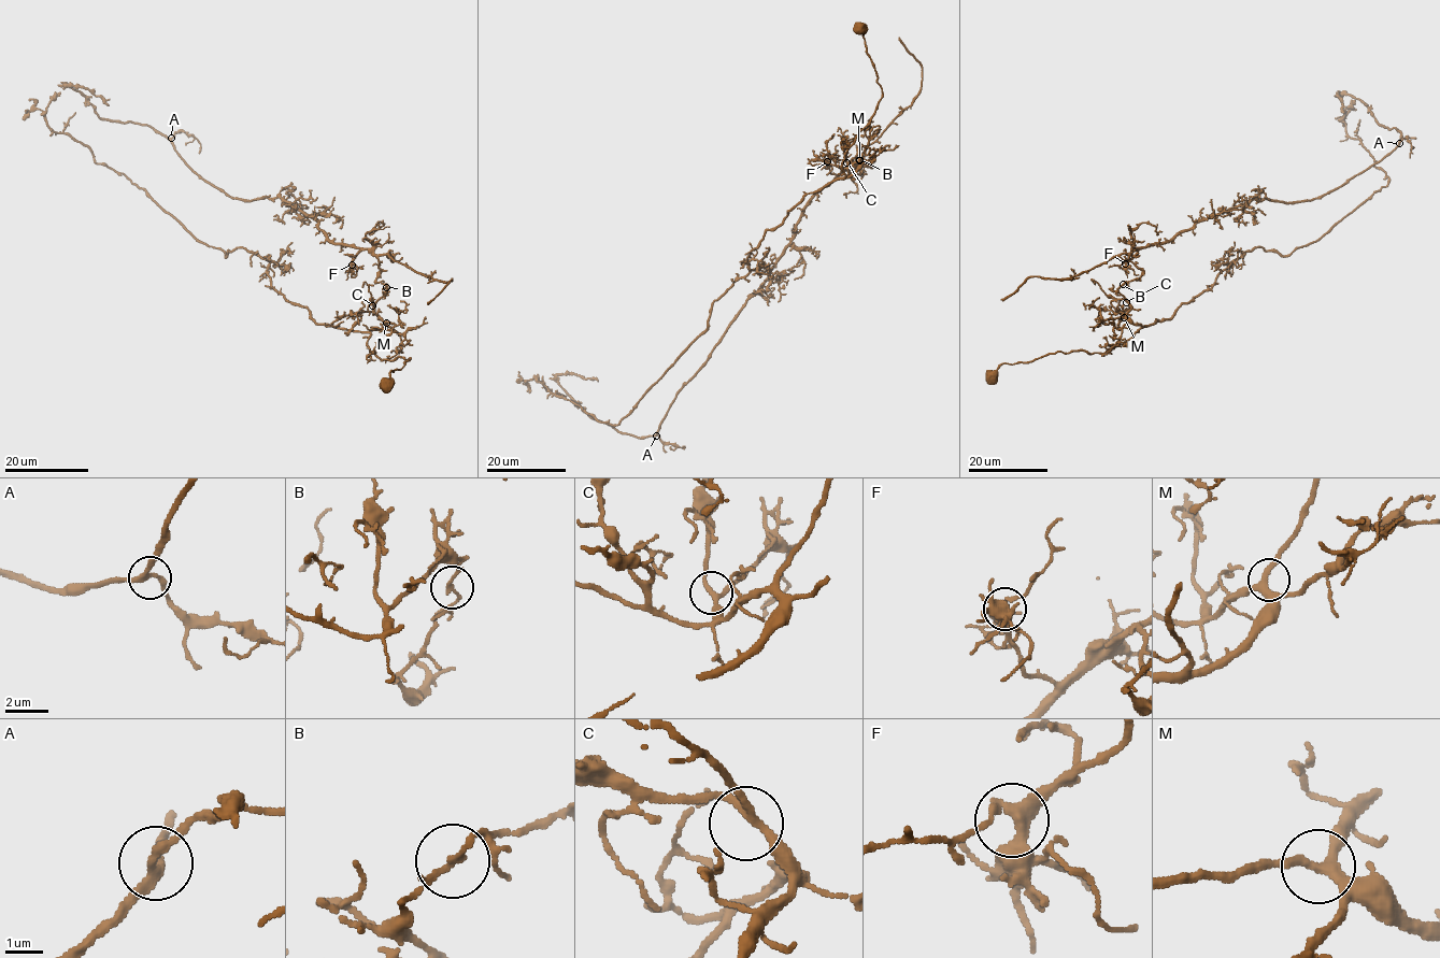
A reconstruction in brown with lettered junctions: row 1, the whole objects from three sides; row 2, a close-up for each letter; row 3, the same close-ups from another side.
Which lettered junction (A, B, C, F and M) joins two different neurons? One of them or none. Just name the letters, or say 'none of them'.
B

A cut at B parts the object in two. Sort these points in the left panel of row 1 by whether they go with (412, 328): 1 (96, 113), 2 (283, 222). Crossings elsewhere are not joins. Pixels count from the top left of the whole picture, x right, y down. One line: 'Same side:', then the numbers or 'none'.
Same side: none

